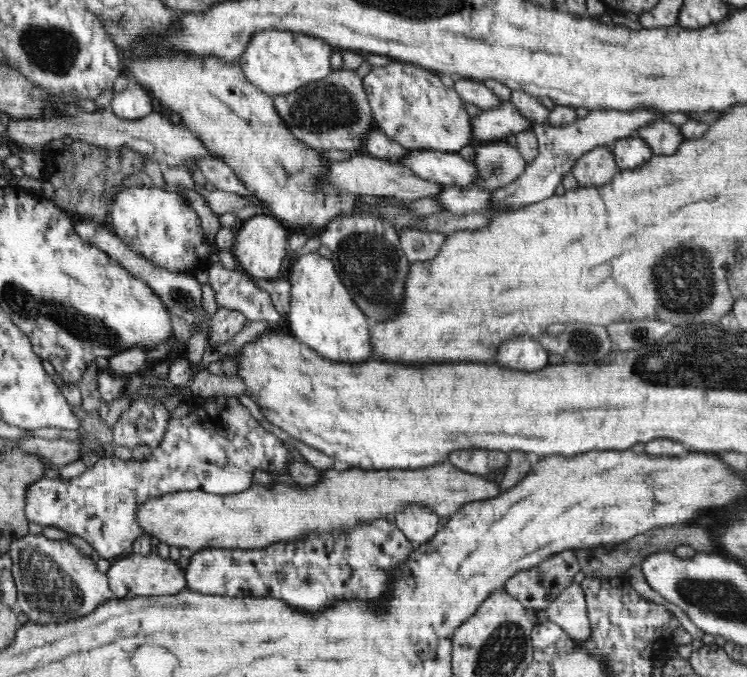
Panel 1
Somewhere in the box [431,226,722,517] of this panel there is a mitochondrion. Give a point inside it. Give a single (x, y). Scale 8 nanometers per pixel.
(685, 283)

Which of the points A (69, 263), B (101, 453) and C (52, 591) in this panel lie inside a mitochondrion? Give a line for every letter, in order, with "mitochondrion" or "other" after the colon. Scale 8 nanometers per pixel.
A: other
B: other
C: mitochondrion

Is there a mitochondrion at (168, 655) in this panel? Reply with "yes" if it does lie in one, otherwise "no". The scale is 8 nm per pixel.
no

